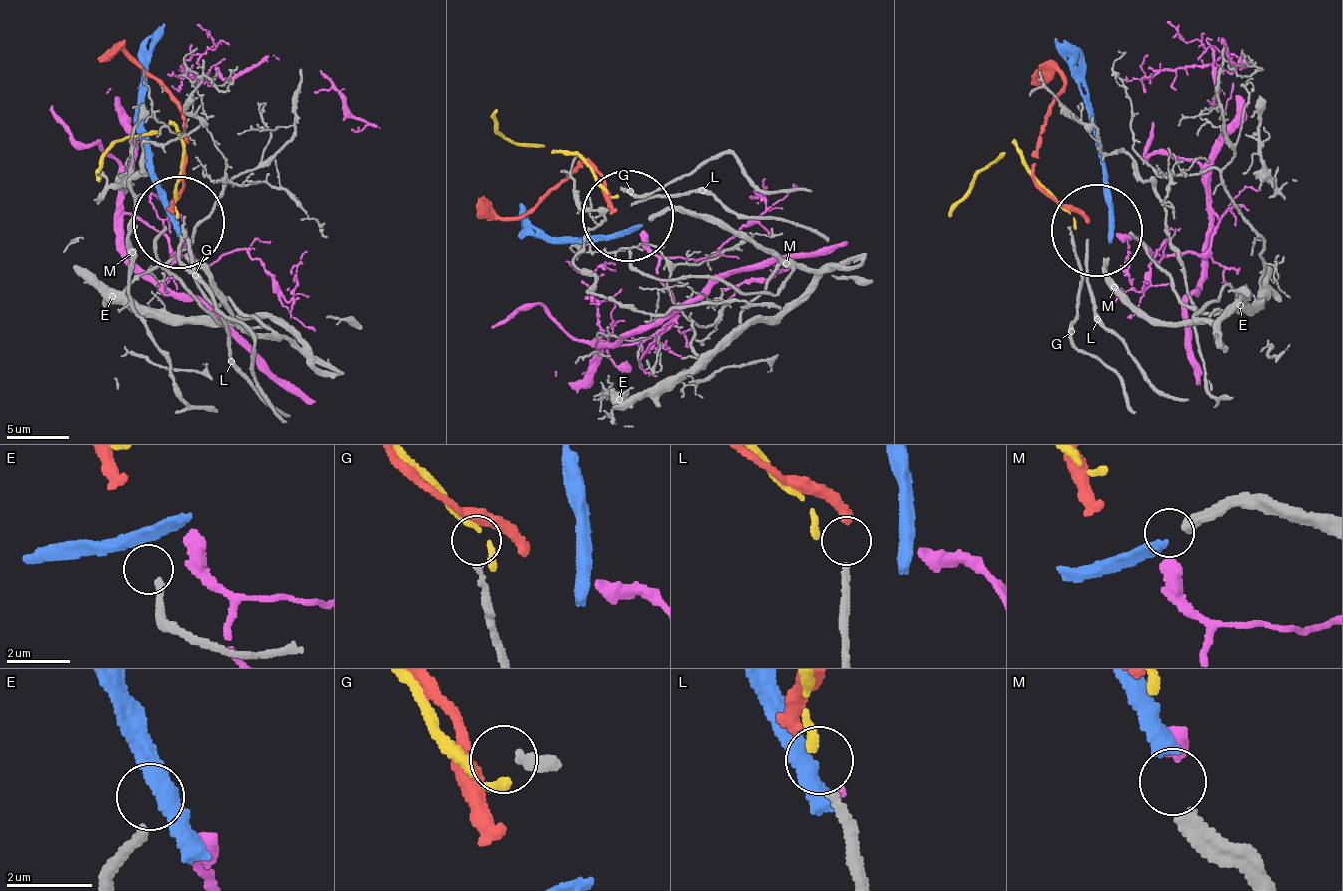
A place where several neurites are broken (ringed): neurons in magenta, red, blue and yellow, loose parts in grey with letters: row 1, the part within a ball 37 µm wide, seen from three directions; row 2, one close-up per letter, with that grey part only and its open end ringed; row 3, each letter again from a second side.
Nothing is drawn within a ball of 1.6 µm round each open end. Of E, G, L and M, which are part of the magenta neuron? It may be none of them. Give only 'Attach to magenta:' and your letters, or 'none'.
Attach to magenta: none

